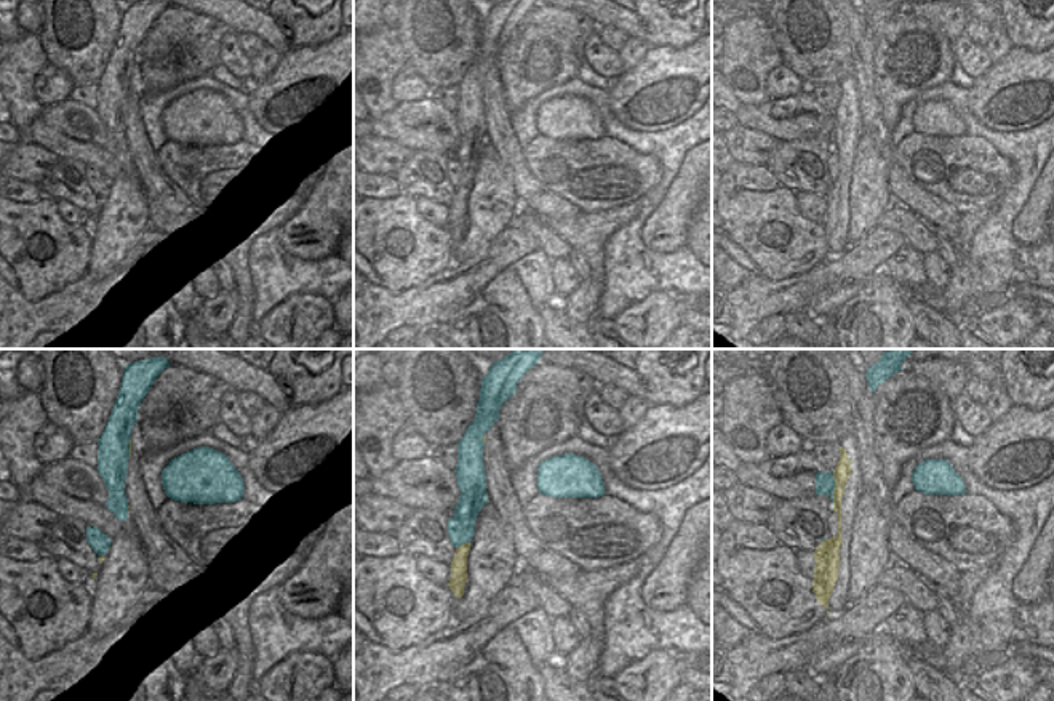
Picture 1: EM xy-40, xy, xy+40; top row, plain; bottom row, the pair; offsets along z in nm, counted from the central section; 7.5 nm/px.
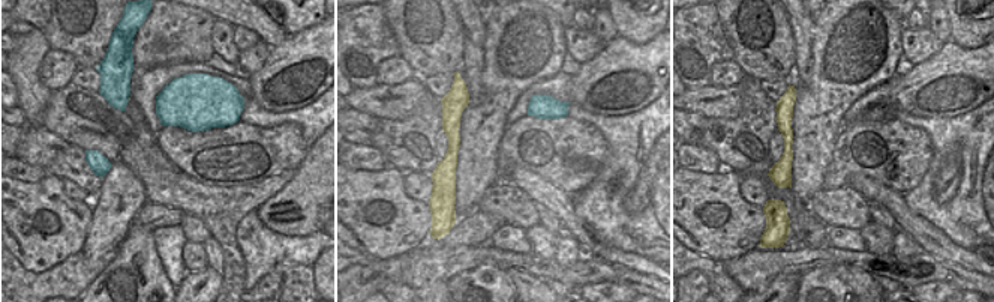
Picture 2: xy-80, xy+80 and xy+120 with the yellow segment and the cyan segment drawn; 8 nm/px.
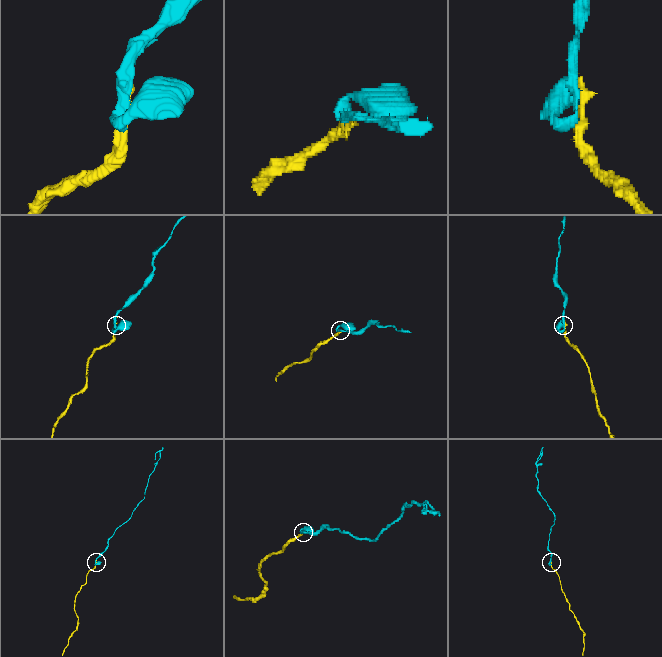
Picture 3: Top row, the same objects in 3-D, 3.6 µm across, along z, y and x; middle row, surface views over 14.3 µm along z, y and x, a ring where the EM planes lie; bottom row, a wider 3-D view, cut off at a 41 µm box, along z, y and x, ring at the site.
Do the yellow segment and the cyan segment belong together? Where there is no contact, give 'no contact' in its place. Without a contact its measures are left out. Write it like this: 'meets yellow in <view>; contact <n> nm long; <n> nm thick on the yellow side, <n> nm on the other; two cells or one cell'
meets yellow in xy+40; contact 260 nm long; 130 nm thick on the yellow side, 140 nm on the other; one cell

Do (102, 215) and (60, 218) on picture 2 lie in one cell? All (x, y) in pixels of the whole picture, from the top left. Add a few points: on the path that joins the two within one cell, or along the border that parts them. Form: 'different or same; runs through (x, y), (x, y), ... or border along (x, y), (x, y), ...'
different; border along (92, 205), (90, 227), (80, 250)

